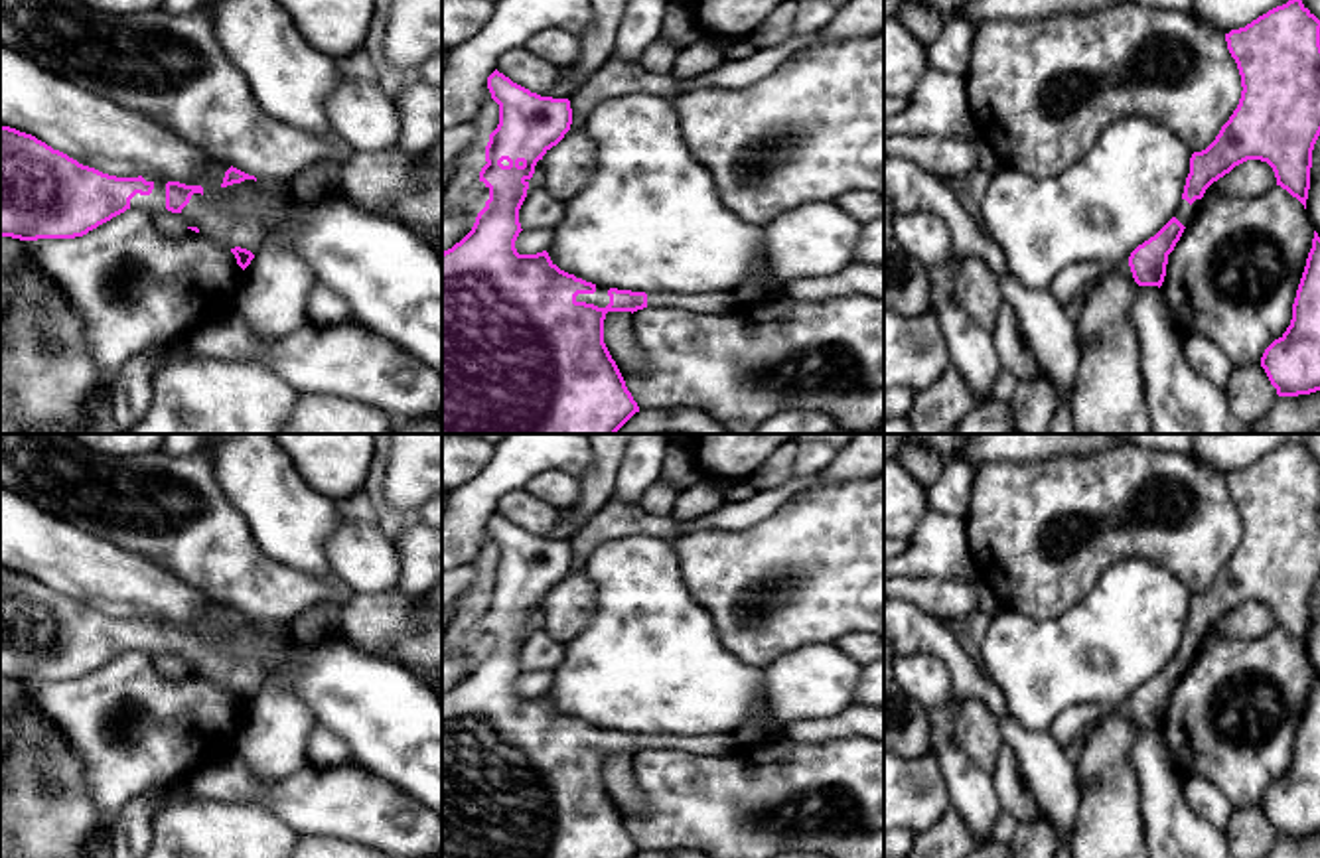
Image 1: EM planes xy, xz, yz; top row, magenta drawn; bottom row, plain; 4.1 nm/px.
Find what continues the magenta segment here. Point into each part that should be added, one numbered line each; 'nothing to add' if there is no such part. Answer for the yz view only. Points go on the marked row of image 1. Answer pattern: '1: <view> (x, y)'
1: yz (1184, 212)

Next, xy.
1: xy (154, 204)
2: xy (214, 219)

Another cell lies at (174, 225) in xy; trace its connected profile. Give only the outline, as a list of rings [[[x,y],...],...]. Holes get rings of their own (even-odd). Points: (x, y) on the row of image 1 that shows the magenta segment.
[[[164,211],[154,217],[158,229],[172,239],[183,237],[187,231],[187,223],[180,213]]]

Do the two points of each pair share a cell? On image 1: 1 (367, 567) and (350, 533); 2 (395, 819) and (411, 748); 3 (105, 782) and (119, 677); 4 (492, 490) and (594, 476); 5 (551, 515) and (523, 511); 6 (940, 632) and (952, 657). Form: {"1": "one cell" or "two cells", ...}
{"1": "one cell", "2": "two cells", "3": "one cell", "4": "two cells", "5": "one cell", "6": "one cell"}

